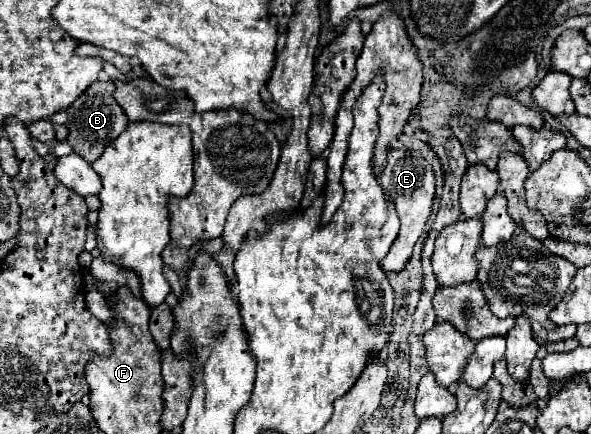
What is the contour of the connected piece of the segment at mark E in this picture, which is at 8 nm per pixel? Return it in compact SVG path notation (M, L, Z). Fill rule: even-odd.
M392 149L388 153L388 165L384 169L384 173L380 175L380 185L384 189L384 193L392 199L396 213L400 217L400 233L396 237L396 241L392 243L388 255L380 261L380 269L388 271L388 273L398 273L406 267L412 249L418 241L418 237L424 231L424 225L432 213L432 201L434 201L434 193L436 193L436 179L434 179L434 171L432 165L420 157L416 151L410 149Z

